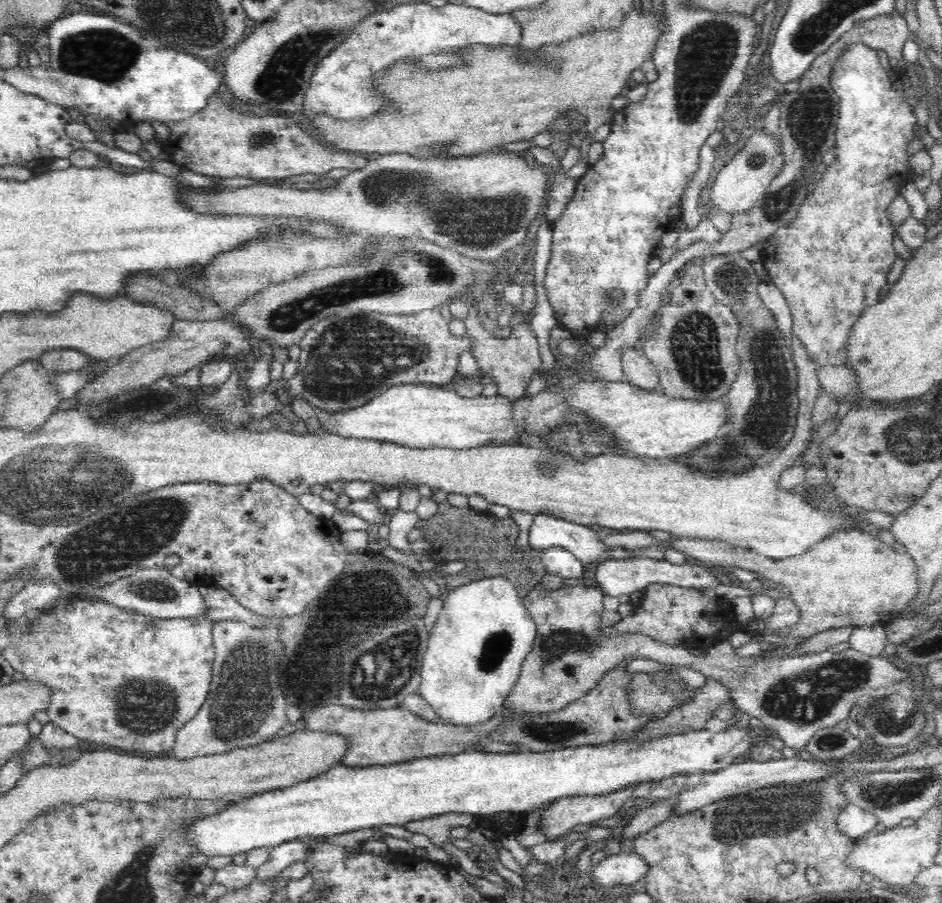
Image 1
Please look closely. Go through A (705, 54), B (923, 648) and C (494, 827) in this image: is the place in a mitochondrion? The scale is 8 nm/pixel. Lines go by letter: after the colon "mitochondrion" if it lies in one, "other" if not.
A: mitochondrion
B: mitochondrion
C: other

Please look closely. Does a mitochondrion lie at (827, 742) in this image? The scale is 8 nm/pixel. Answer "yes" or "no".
yes

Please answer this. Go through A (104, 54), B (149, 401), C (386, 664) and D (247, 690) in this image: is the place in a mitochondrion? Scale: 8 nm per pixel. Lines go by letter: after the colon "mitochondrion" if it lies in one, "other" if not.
A: mitochondrion
B: mitochondrion
C: mitochondrion
D: mitochondrion

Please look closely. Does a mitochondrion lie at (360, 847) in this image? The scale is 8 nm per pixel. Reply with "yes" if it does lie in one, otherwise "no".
no

